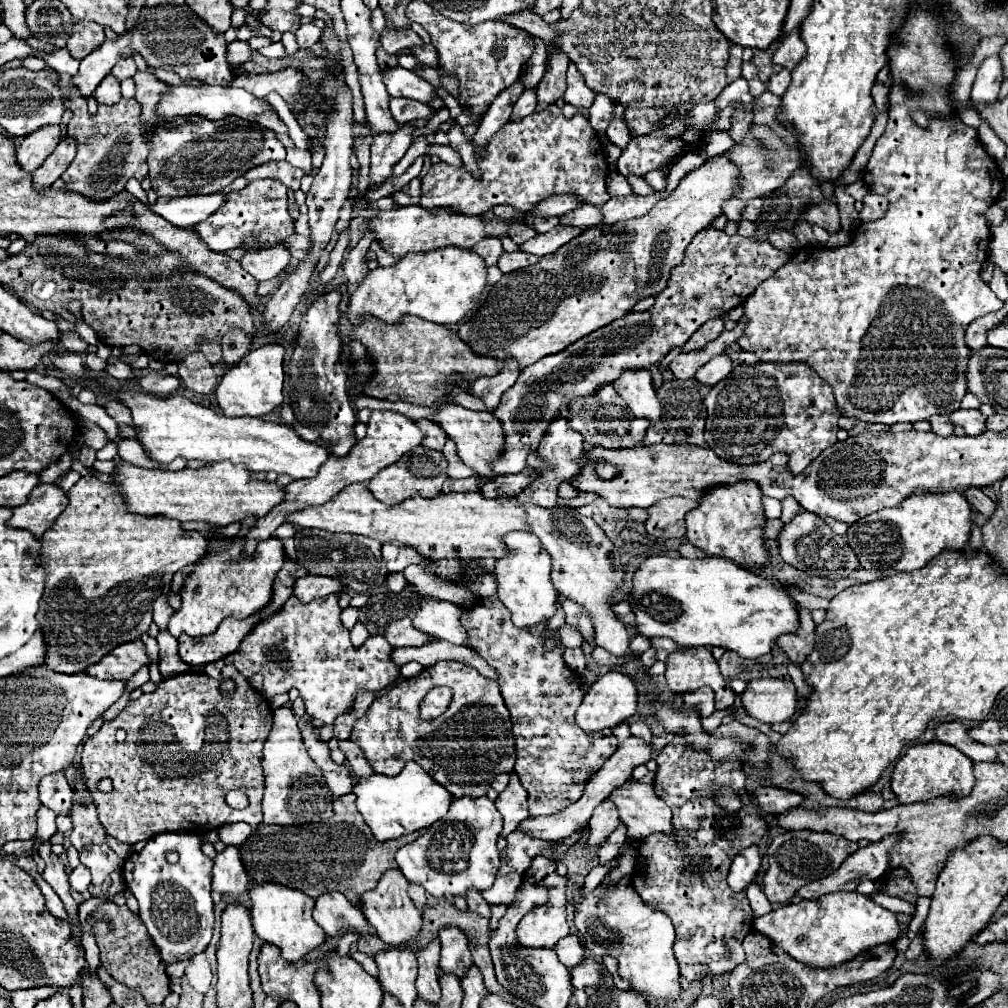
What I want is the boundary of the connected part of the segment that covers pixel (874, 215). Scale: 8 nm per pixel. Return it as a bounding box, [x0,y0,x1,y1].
[860,192,888,222]

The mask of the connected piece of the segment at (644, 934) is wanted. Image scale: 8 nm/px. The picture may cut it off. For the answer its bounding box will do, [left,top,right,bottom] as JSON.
[572,876,680,1000]

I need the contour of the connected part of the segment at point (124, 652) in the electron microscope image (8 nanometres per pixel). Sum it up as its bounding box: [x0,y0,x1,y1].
[88,640,152,680]

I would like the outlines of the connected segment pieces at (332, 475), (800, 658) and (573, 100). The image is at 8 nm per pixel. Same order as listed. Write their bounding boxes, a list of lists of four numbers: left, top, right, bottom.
[[246,410,422,554],[776,606,816,664],[564,64,594,108]]

